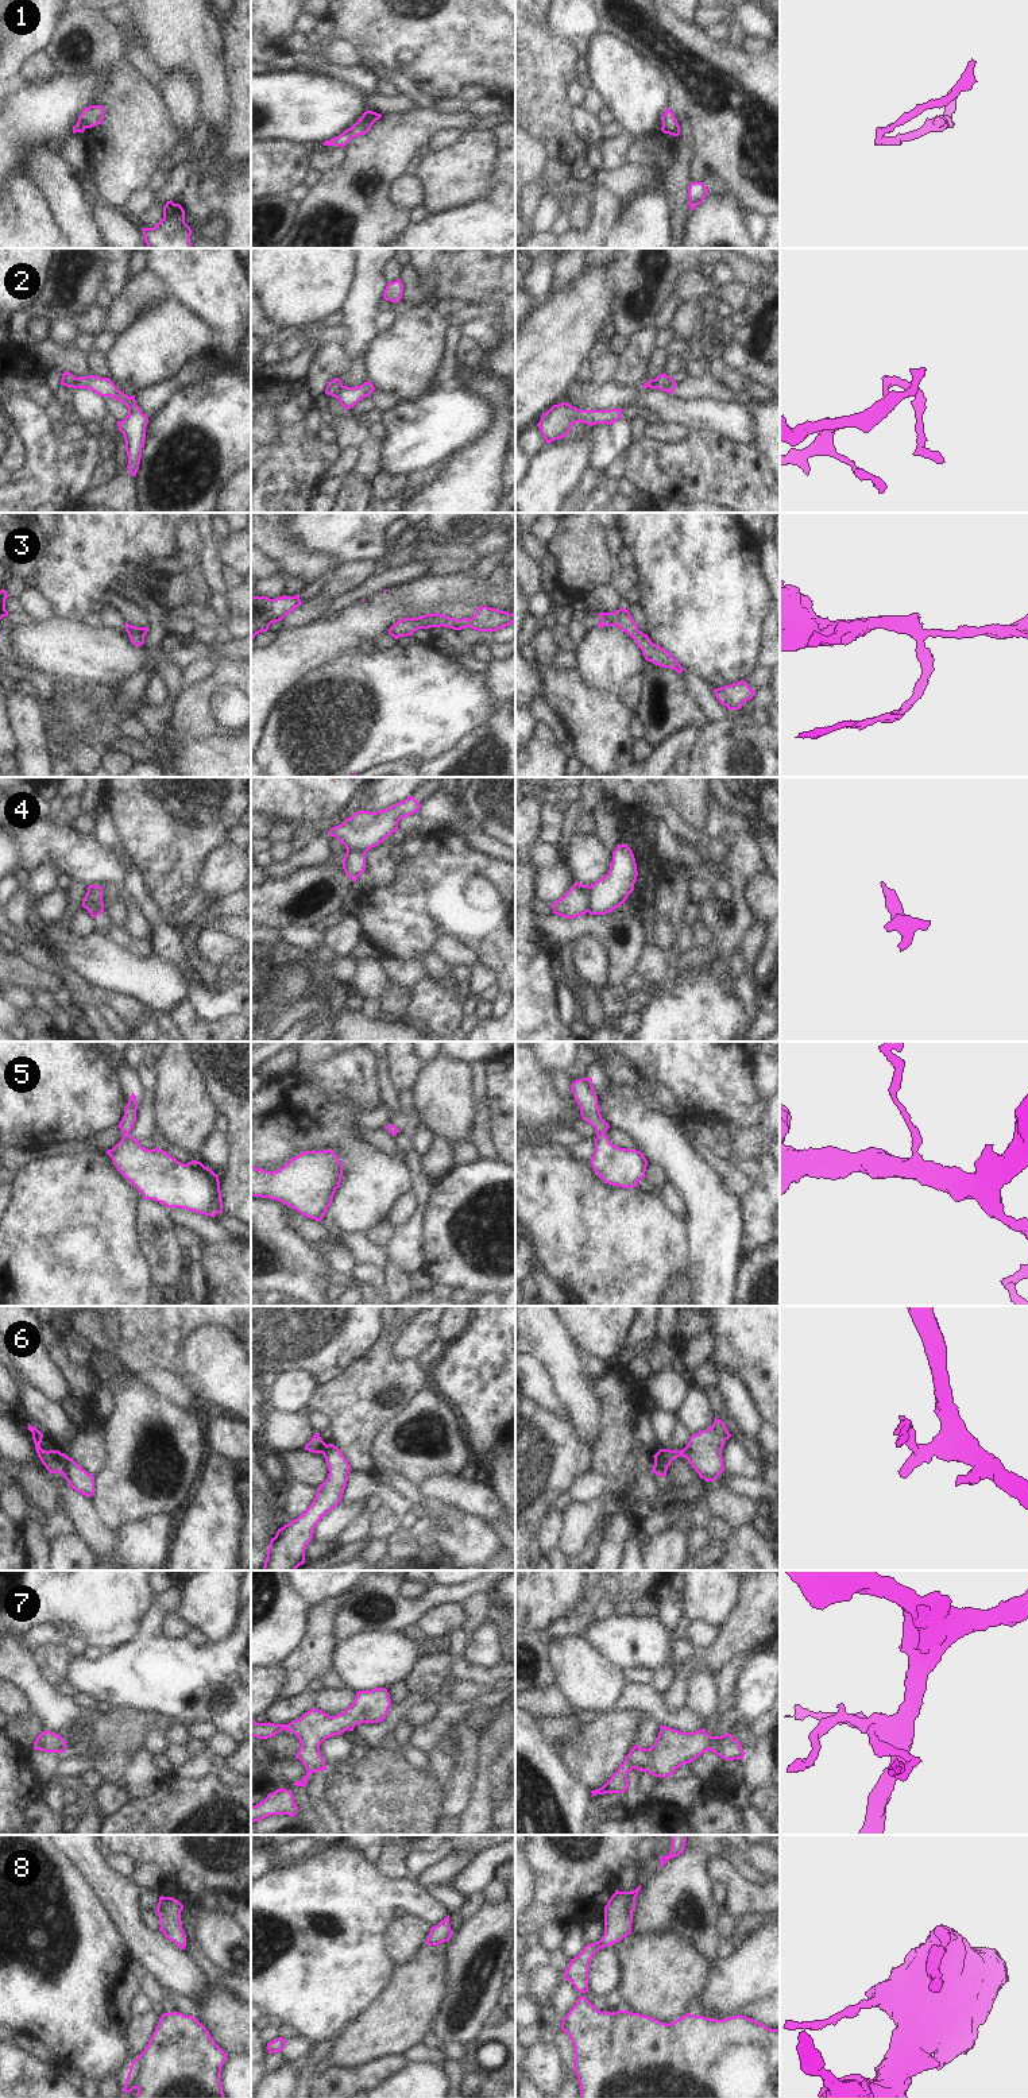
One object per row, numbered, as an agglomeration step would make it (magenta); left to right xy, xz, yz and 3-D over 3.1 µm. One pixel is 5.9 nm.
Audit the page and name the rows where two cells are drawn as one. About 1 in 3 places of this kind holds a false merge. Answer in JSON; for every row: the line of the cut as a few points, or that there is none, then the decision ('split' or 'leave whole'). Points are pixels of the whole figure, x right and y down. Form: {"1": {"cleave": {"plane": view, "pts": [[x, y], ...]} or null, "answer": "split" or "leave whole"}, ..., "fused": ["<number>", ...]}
{"1": {"cleave": null, "answer": "leave whole"}, "2": {"cleave": {"plane": "xz", "pts": [[343, 386], [336, 397]]}, "answer": "split"}, "3": {"cleave": null, "answer": "leave whole"}, "4": {"cleave": {"plane": "yz", "pts": [[591, 887], [591, 901], [587, 911]]}, "answer": "split"}, "5": {"cleave": null, "answer": "leave whole"}, "6": {"cleave": {"plane": "xy", "pts": [[62, 1453], [58, 1471]]}, "answer": "split"}, "7": {"cleave": null, "answer": "leave whole"}, "8": {"cleave": null, "answer": "leave whole"}, "fused": ["2", "4", "6"]}

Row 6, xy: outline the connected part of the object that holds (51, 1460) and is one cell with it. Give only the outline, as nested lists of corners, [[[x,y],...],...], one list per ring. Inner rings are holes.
[[[28,1423],[27,1429],[32,1433],[35,1450],[36,1450],[38,1457],[40,1458],[42,1464],[46,1467],[46,1469],[50,1473],[59,1472],[59,1467],[62,1464],[62,1457],[61,1457],[62,1453],[59,1450],[49,1450],[49,1452],[43,1450],[40,1448],[40,1442],[42,1442],[43,1434],[36,1427],[32,1427],[30,1423]]]

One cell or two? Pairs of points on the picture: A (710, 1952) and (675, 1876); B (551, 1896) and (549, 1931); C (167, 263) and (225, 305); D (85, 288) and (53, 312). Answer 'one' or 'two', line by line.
A: one
B: two
C: one
D: one

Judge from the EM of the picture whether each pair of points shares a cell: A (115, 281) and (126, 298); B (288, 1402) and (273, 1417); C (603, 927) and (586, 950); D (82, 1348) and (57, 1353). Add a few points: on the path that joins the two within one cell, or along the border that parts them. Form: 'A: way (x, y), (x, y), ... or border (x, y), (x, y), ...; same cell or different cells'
A: border (130, 278), (112, 298); different cells
B: border (274, 1379), (267, 1403), (274, 1409), (296, 1413); different cells
C: border (568, 946), (594, 935), (610, 964); different cells
D: border (61, 1337), (69, 1366), (72, 1368), (88, 1367); different cells

